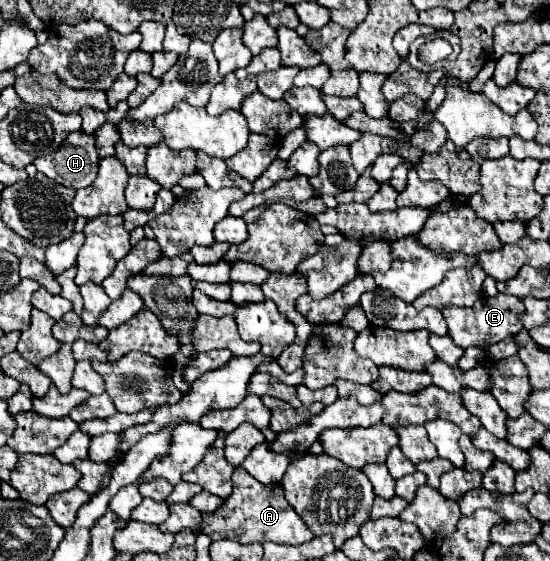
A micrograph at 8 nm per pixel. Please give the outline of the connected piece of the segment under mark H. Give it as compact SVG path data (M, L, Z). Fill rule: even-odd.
M83 131L71 133L57 151L37 157L35 167L43 175L65 187L89 187L95 181L99 167L93 135L87 135Z

